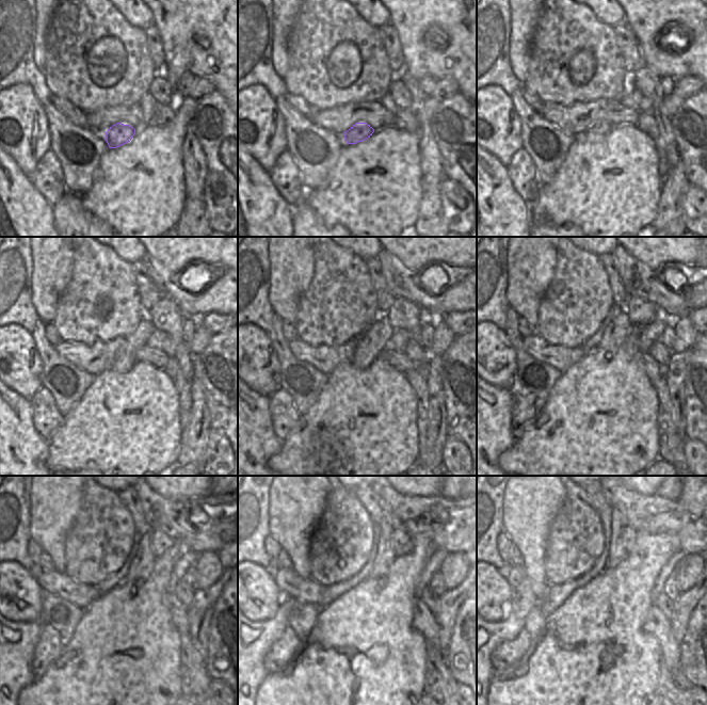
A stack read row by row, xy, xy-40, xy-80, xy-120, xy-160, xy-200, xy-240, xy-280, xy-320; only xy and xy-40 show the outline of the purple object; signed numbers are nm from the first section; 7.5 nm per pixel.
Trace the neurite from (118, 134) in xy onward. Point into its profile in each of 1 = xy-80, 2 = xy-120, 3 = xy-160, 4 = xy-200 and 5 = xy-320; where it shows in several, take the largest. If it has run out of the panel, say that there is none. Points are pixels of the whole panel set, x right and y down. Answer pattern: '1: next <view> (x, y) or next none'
1: next xy-80 (598, 127)
2: next xy-120 (125, 358)
3: next xy-160 (370, 345)
4: next xy-200 (620, 327)
5: next xy-320 (617, 553)

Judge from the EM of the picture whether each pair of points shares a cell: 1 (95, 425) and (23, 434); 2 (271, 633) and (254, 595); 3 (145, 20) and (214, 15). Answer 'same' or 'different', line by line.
1: different
2: different
3: different

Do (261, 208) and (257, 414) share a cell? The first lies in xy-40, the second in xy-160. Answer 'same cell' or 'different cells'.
same cell

